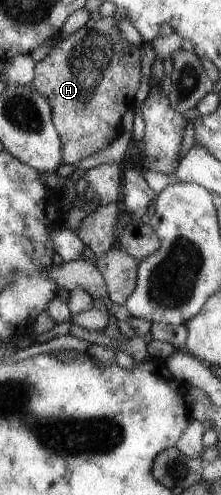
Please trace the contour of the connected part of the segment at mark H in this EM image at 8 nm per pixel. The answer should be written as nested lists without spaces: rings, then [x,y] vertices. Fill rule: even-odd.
[[[103,17],[99,21],[91,18],[87,24],[68,38],[53,45],[51,52],[42,61],[36,62],[34,78],[29,85],[49,103],[52,124],[62,143],[62,163],[77,164],[82,159],[101,151],[121,135],[121,121],[127,110],[135,109],[134,95],[141,83],[141,48],[129,42],[117,27],[120,19]]]

